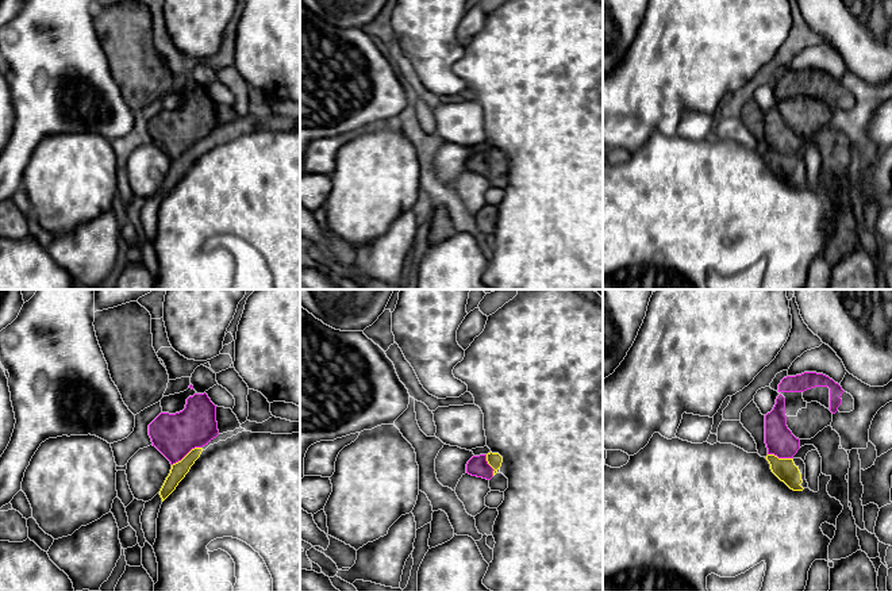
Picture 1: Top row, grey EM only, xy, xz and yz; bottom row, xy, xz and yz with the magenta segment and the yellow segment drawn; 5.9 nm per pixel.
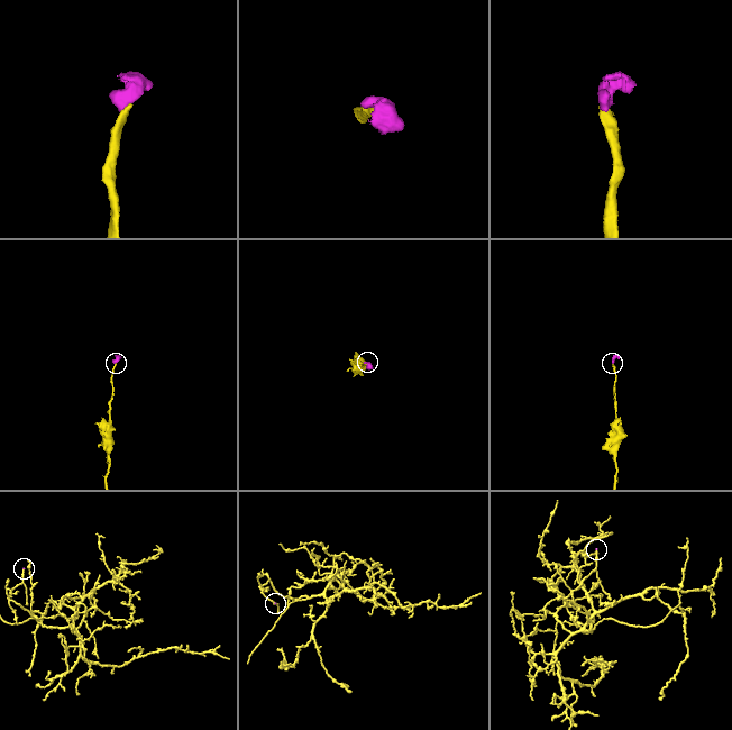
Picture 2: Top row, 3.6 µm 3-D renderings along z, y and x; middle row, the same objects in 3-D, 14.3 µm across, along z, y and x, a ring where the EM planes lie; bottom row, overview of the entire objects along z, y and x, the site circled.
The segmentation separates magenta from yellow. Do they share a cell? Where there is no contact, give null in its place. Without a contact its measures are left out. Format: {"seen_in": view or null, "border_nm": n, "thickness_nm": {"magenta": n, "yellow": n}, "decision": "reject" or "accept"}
{"seen_in": "xy", "border_nm": 220, "thickness_nm": {"magenta": 260, "yellow": 90}, "decision": "accept"}

